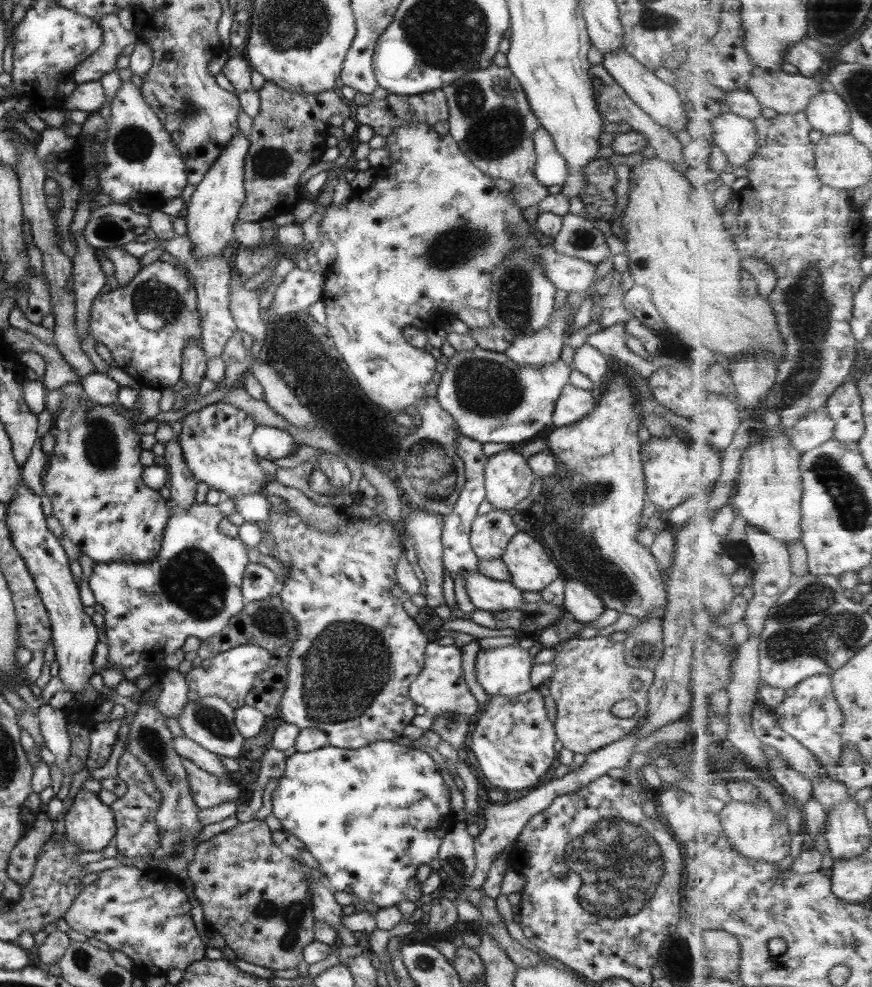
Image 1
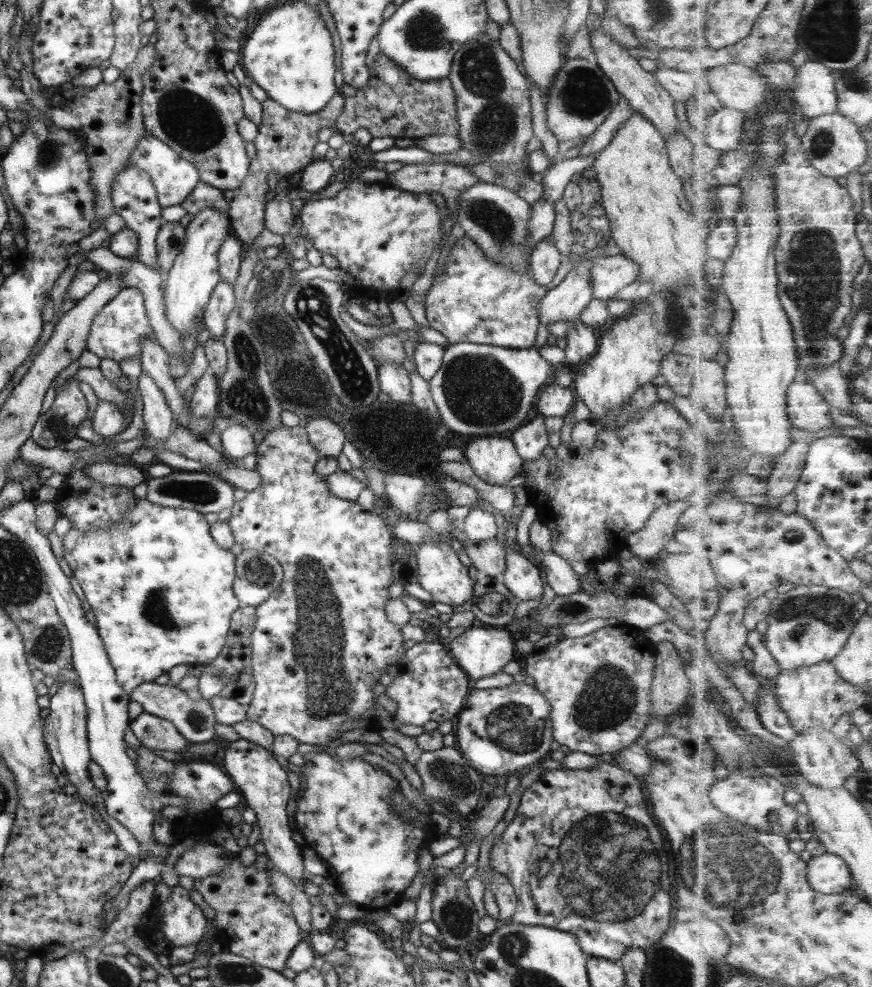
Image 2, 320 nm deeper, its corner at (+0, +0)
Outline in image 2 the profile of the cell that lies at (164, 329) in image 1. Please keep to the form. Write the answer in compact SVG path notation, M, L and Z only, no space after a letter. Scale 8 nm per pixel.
M125 286L93 317L86 340L86 350L93 352L99 358L110 358L115 362L139 356L142 342L151 339L157 343L150 332L150 326L145 316L145 307L141 293L133 287Z

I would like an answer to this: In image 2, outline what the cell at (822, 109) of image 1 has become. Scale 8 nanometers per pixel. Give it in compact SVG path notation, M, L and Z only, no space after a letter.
M809 60L797 69L793 94L801 108L800 114L813 119L839 113L834 70L823 63Z

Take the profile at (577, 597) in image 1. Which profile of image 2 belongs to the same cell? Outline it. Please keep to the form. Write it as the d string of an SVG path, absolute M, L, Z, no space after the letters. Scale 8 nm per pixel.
M553 551L549 553L537 552L541 566L545 568L545 579L549 588L556 596L569 596L581 591L578 575L571 569L571 565L563 557Z

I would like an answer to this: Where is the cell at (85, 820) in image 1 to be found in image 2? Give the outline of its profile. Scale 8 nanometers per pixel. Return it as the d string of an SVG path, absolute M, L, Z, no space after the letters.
M72 680L61 681L56 693L49 699L47 706L49 713L42 719L43 742L47 747L52 764L58 767L60 773L67 777L69 784L75 786L75 794L89 806L95 808L91 802L93 795L100 793L88 779L86 766L90 760L86 738L85 703L78 684Z

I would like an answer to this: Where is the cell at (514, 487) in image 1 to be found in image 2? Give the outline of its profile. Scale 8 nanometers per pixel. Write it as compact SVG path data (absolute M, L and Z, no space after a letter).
M507 435L470 438L463 458L487 485L501 485L521 472L522 460Z

